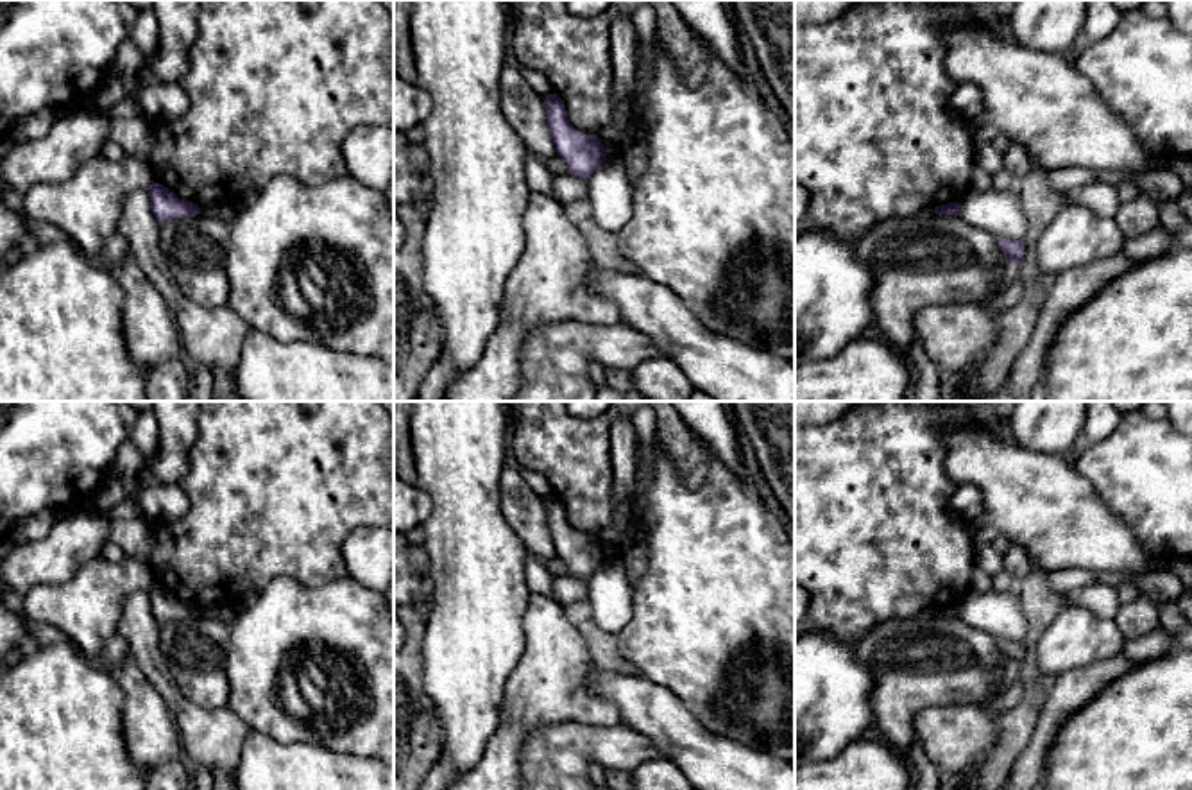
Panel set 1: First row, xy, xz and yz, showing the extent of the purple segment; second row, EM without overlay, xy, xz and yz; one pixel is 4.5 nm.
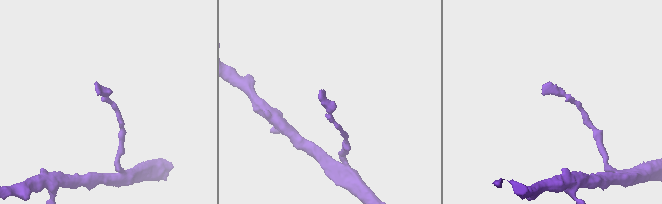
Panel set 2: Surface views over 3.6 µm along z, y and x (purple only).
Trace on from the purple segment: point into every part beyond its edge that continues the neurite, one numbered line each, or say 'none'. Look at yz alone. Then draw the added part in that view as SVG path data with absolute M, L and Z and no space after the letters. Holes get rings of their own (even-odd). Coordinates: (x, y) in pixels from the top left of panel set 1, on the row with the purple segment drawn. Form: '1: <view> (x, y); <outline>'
none

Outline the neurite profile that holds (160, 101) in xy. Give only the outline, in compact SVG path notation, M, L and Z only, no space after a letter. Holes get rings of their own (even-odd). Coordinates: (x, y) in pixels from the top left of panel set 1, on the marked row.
M149 82L140 90L140 106L149 122L163 122L183 116L190 99L177 82Z

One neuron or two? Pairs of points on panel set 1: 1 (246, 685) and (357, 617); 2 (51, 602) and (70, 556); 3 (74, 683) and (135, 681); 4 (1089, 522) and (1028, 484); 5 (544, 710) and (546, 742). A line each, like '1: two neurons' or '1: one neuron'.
1: one neuron
2: two neurons
3: two neurons
4: one neuron
5: two neurons

